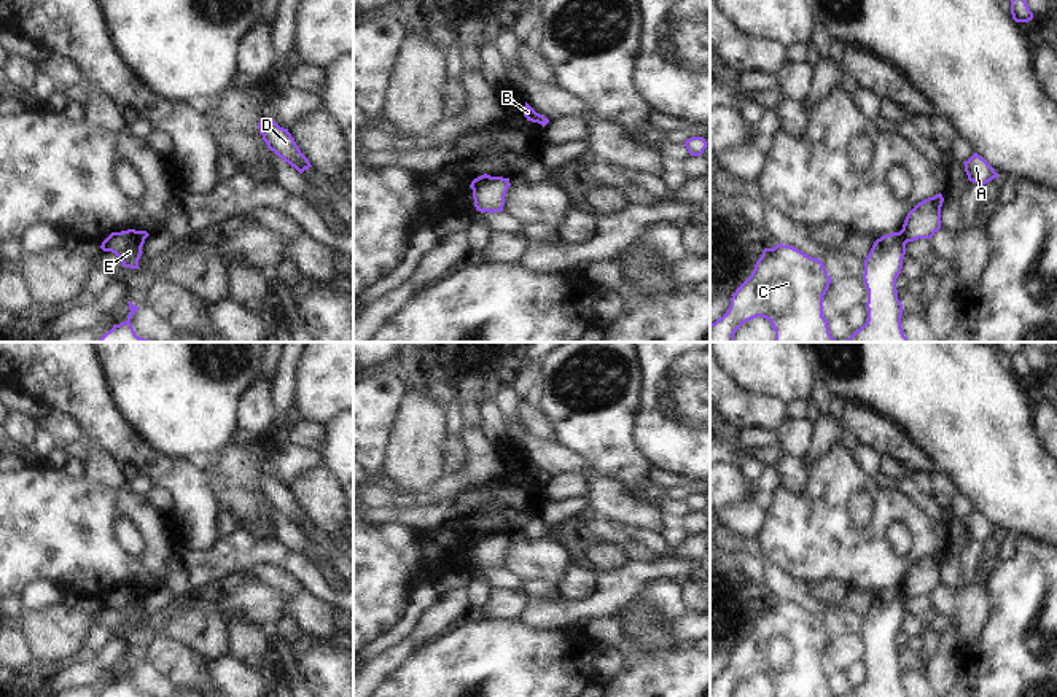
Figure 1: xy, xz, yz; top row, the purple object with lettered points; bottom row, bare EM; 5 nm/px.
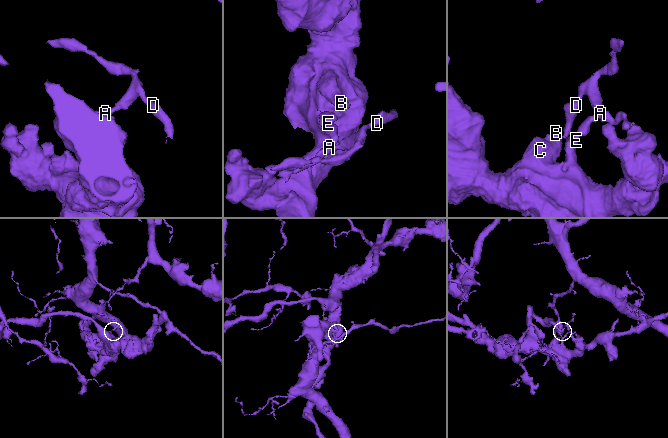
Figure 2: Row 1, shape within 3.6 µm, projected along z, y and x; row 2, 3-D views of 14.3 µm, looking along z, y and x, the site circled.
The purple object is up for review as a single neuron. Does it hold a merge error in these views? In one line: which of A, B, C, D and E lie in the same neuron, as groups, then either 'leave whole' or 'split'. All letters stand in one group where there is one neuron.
A D / B C E; split

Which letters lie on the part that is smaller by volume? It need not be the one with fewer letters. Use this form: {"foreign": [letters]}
{"foreign": ["A", "D"]}

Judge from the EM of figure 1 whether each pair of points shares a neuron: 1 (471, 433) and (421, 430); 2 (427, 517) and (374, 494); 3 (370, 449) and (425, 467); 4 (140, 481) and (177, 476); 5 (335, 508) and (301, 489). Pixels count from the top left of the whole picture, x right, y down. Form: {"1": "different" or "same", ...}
{"1": "different", "2": "different", "3": "different", "4": "different", "5": "same"}

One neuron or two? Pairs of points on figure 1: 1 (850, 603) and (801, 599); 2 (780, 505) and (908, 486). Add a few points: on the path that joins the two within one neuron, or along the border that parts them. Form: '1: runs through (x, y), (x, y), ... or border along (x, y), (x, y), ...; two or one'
1: runs through (838, 607), (814, 605); one
2: border along (897, 489), (925, 513); two

